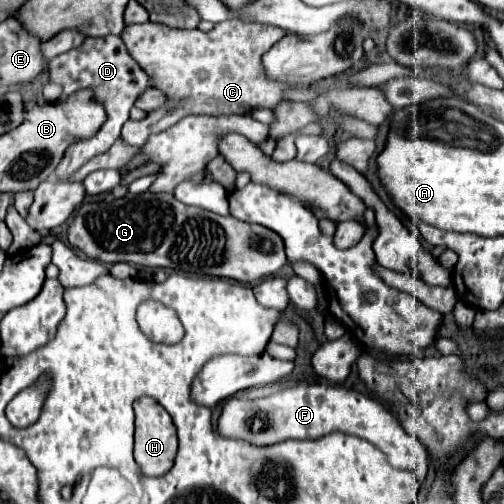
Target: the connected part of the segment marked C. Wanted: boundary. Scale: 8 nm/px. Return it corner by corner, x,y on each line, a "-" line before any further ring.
223,21
217,23
213,31
205,33
199,29
177,31
157,23
145,25
127,25
121,33
121,39
127,45
131,57
145,69
151,77
153,87
165,91
173,101
167,107
151,111
143,121
127,121
121,131
121,139
131,147
143,147
153,133
161,133
175,125
185,115
221,115
221,113
245,113
249,107
267,107
271,109
283,99
283,91
289,87
281,87
281,83
269,83
265,75
261,75
261,55
269,51
285,33
279,27
263,25
263,23
247,23
247,21

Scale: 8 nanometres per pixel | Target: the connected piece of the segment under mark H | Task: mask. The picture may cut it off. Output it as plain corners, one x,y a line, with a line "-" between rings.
141,397
133,403
135,409
135,434
133,455
145,475
163,475
173,467
173,459
177,453
177,431
169,413
149,397

